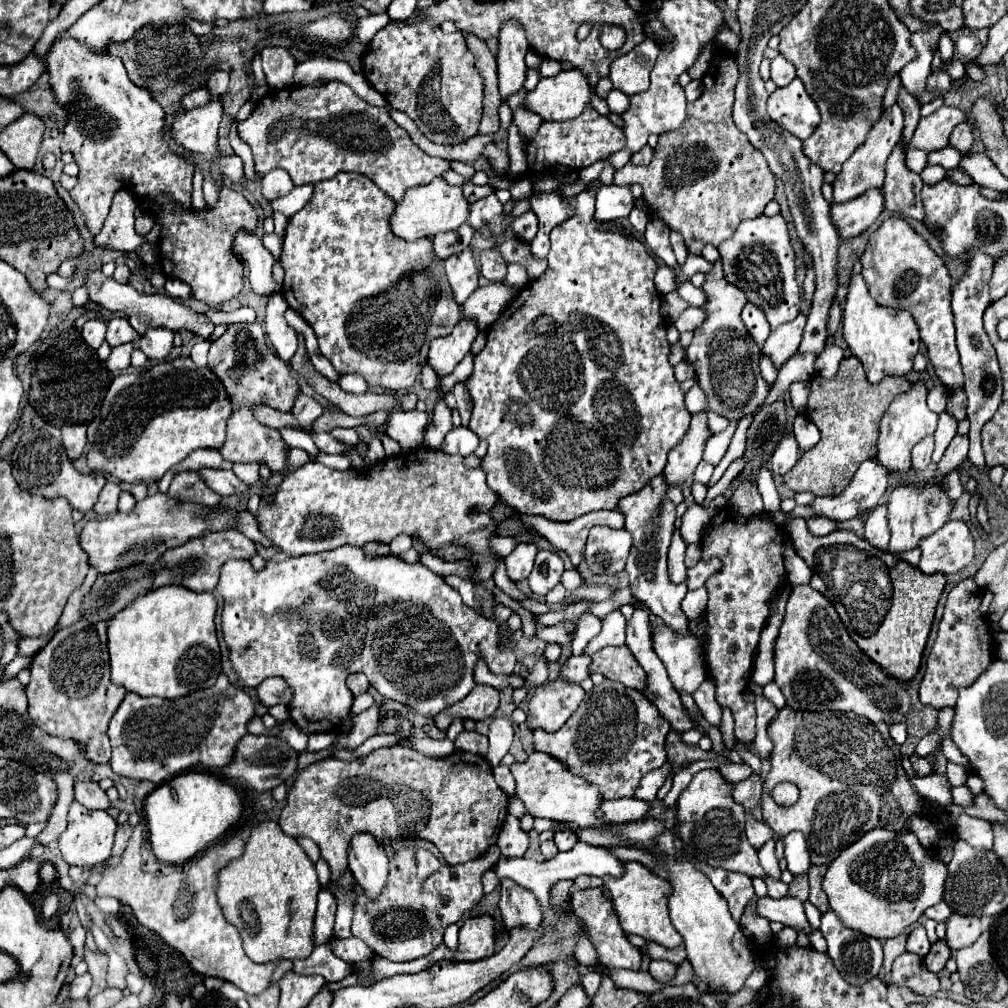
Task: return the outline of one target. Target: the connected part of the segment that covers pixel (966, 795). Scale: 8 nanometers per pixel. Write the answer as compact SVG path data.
M965 786L951 788L951 796L953 796L953 802L957 802L957 804L961 804L961 806L973 802L973 796L971 796L971 792L969 792Z

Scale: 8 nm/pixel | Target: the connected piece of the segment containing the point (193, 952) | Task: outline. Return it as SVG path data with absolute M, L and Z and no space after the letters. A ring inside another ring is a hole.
M139 822L137 828L133 830L133 836L129 840L121 864L103 876L103 880L97 884L97 894L113 896L123 904L129 904L139 924L157 932L169 946L179 950L199 974L229 980L247 994L263 992L269 986L277 962L255 964L245 956L239 932L233 924L229 924L223 918L215 896L217 872L225 868L225 864L243 854L245 850L243 840L237 834L227 834L225 840L209 846L201 856L191 860L187 866L171 870L171 874L165 876L143 872L139 852L143 840L145 840L145 822Z

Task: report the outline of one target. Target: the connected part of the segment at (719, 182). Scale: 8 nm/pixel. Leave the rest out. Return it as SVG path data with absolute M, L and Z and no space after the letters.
M729 52L715 54L713 64L703 76L705 88L701 96L689 102L685 124L659 136L651 164L635 166L629 162L615 172L615 185L643 186L649 212L665 220L671 230L679 230L689 254L695 256L701 256L703 246L719 246L731 238L743 220L761 216L775 196L775 176L767 160L733 124L731 108L737 78L739 72L733 56Z

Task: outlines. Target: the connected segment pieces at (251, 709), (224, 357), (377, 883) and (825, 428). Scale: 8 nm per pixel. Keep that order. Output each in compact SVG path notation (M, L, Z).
M221 674L219 680L201 692L183 696L183 698L143 698L133 692L125 696L119 710L111 718L109 724L109 738L113 746L113 770L115 774L149 780L153 784L163 784L183 774L187 770L219 770L223 764L231 764L239 740L247 734L247 724L255 716L255 700L243 690L237 688L227 674Z
M231 324L221 338L211 342L209 368L223 382L233 404L233 414L227 424L227 440L219 452L225 460L261 462L267 464L273 474L279 474L279 472L287 472L287 454L291 448L281 438L279 430L263 426L255 418L253 410L257 406L269 406L281 412L291 412L295 398L301 394L301 386L297 384L291 370L279 356L275 356L267 346L259 350L259 346L263 346L259 328L261 326Z
M355 834L349 844L349 868L369 898L381 894L387 882L389 858L373 834Z
M855 356L843 358L839 370L833 378L813 376L809 392L807 414L821 432L821 440L815 448L805 452L797 466L793 466L785 476L785 484L793 492L813 492L815 496L839 496L863 460L871 460L877 454L879 420L885 408L895 400L895 396L907 392L911 382L903 376L887 376L879 384L869 384L861 362Z

